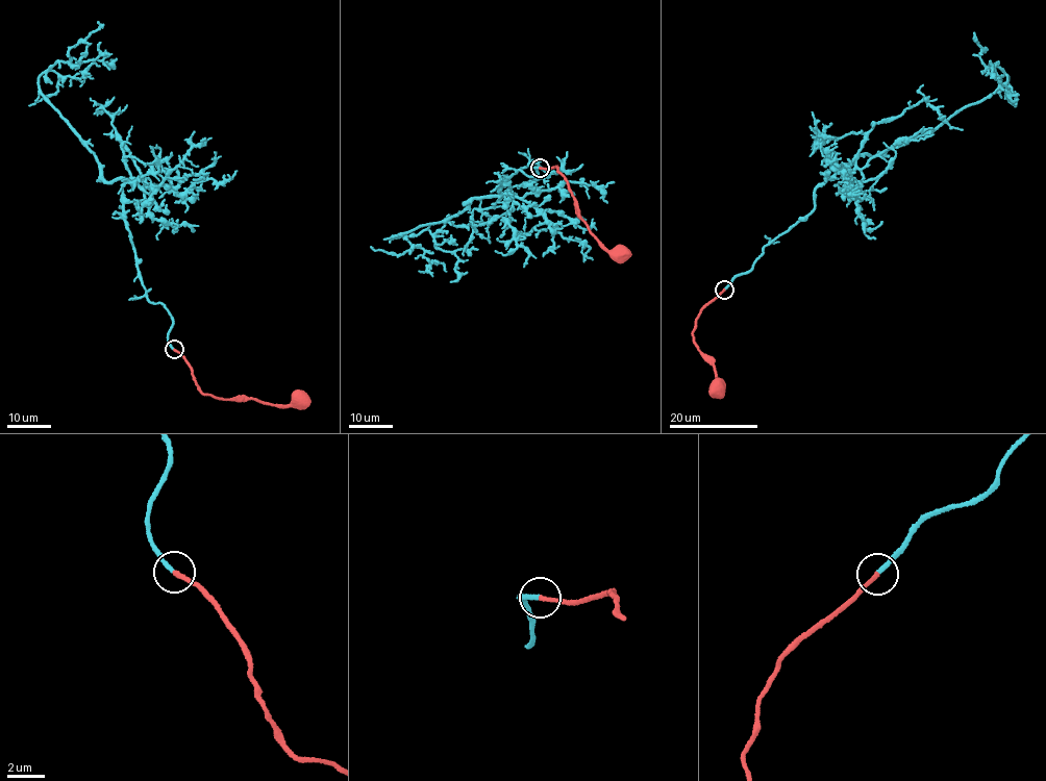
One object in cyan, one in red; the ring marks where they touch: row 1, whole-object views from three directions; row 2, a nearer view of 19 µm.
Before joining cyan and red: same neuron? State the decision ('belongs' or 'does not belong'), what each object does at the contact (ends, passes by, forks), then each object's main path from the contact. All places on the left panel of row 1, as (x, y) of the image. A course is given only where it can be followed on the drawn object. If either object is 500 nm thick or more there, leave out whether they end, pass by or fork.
does not belong; cyan ends; red ends; course cyan (174, 349), (172, 318), (149, 301), (138, 266), (123, 180), (103, 179), (39, 83), (98, 21); course red (174, 349), (185, 358), (197, 385), (204, 394), (226, 400), (252, 398), (278, 405), (297, 405), (301, 401)

